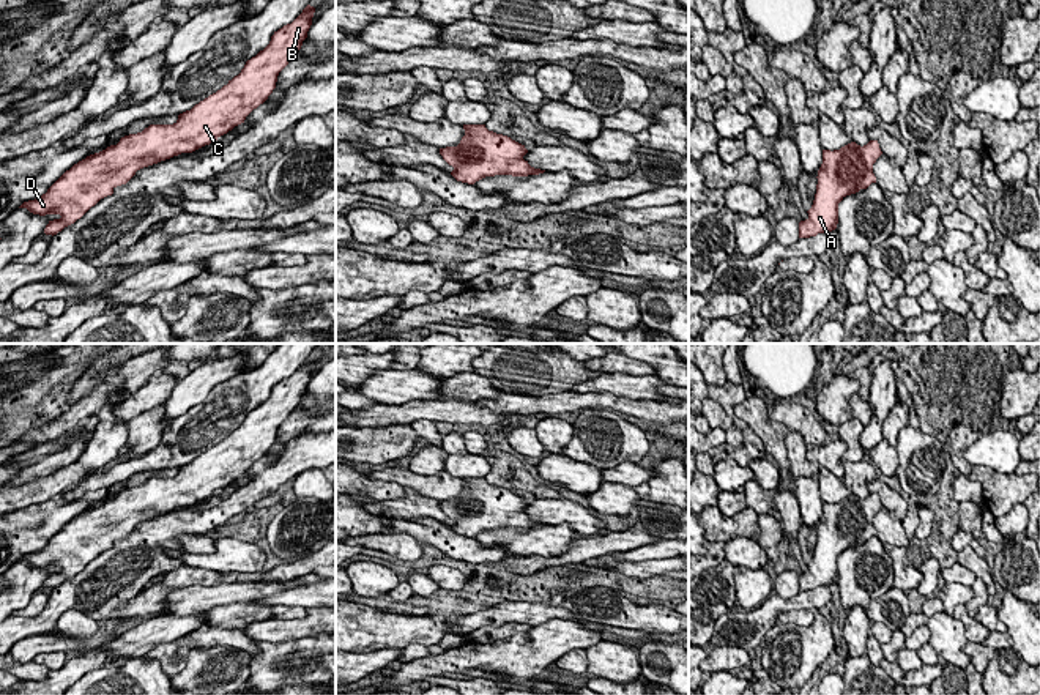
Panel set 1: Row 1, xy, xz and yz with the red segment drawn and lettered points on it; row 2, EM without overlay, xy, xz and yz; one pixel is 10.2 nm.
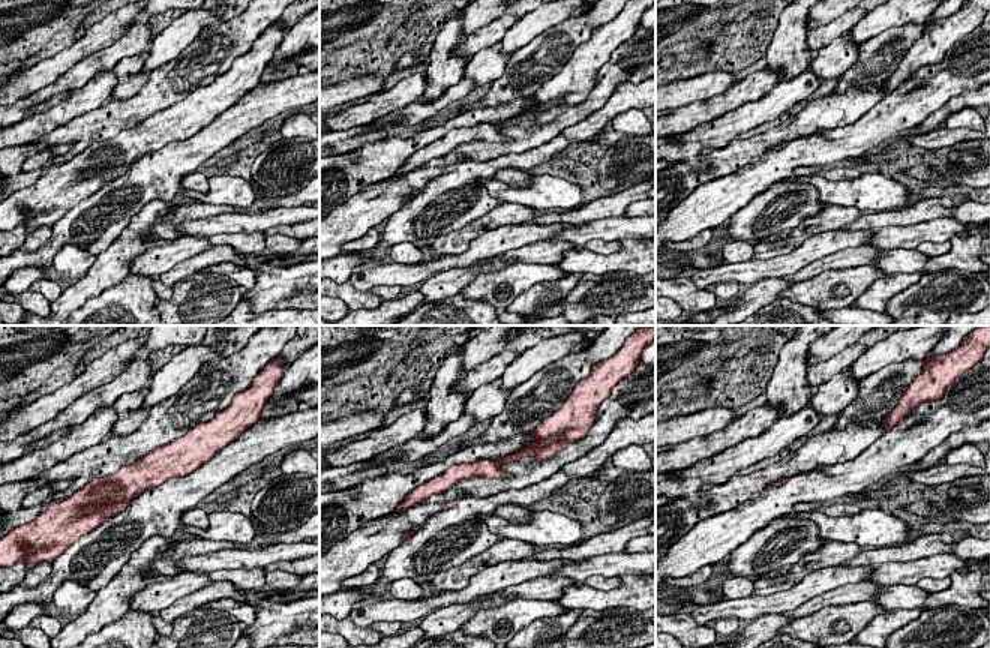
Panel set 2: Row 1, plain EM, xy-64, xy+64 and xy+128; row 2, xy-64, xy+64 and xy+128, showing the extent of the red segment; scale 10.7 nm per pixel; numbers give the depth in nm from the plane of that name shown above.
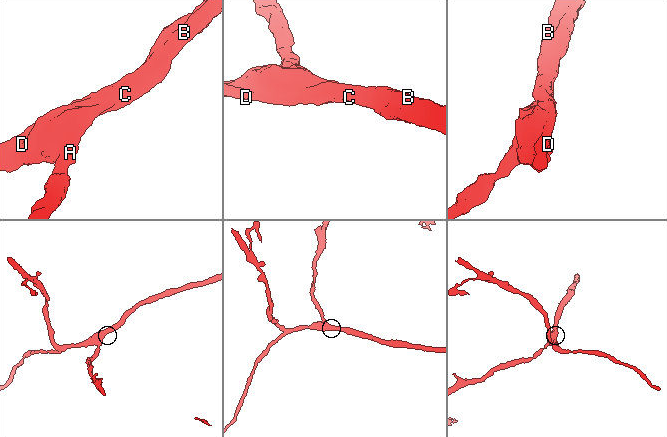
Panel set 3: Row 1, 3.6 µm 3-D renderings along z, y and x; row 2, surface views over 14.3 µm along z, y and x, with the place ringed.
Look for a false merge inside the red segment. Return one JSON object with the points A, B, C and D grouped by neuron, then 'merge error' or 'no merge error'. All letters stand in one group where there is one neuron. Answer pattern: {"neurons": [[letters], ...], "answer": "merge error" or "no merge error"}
{"neurons": [["A", "B", "C", "D"]], "answer": "no merge error"}

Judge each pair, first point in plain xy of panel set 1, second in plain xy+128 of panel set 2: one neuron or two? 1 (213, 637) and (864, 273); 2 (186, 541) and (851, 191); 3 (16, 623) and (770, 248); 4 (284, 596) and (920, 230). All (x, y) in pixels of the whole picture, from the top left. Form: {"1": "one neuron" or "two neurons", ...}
{"1": "one neuron", "2": "two neurons", "3": "two neurons", "4": "one neuron"}

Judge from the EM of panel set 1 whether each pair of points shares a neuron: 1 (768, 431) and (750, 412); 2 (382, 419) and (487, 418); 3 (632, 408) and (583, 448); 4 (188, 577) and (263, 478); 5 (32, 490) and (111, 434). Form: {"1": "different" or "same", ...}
{"1": "same", "2": "same", "3": "different", "4": "different", "5": "same"}

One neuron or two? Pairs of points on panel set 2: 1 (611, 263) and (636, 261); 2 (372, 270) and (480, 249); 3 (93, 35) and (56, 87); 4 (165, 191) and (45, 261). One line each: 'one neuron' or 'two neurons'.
1: one neuron
2: one neuron
3: two neurons
4: one neuron

